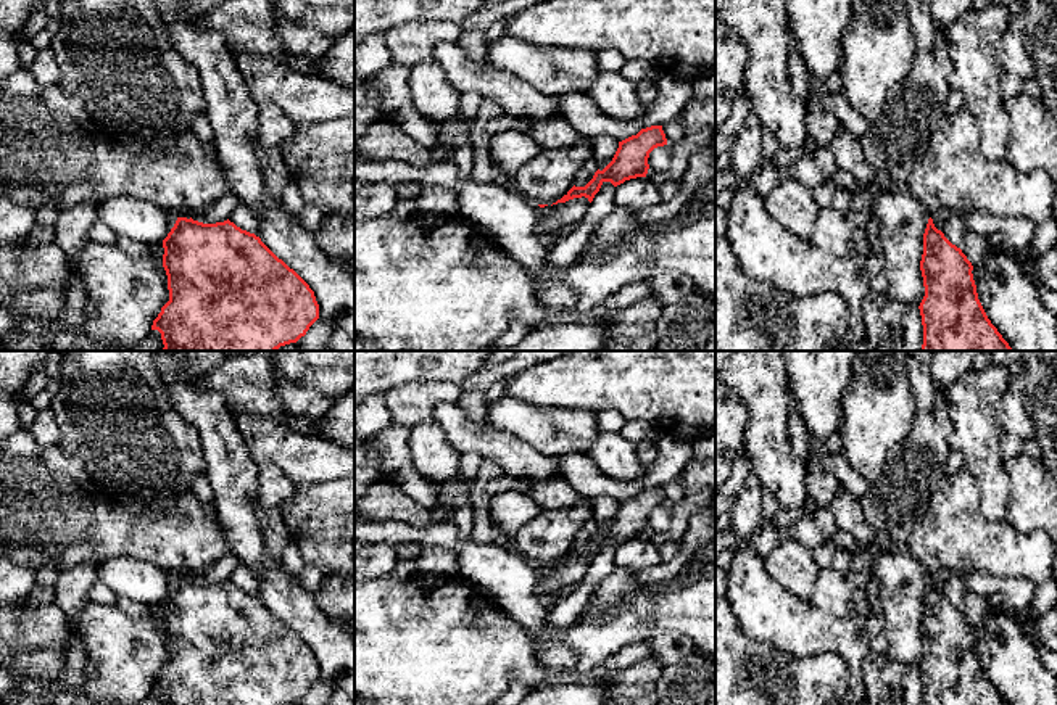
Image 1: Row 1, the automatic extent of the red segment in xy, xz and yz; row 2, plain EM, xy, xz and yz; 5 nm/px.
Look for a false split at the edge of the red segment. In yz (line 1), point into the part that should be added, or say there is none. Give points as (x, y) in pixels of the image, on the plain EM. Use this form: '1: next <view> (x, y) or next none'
1: next none

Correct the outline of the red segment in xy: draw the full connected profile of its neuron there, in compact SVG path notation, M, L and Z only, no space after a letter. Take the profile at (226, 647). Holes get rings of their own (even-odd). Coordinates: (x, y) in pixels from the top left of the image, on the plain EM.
M177 578L163 600L163 628L168 636L169 662L153 681L163 705L290 705L306 695L319 679L319 665L309 645L279 620L255 594L229 579L203 584Z

